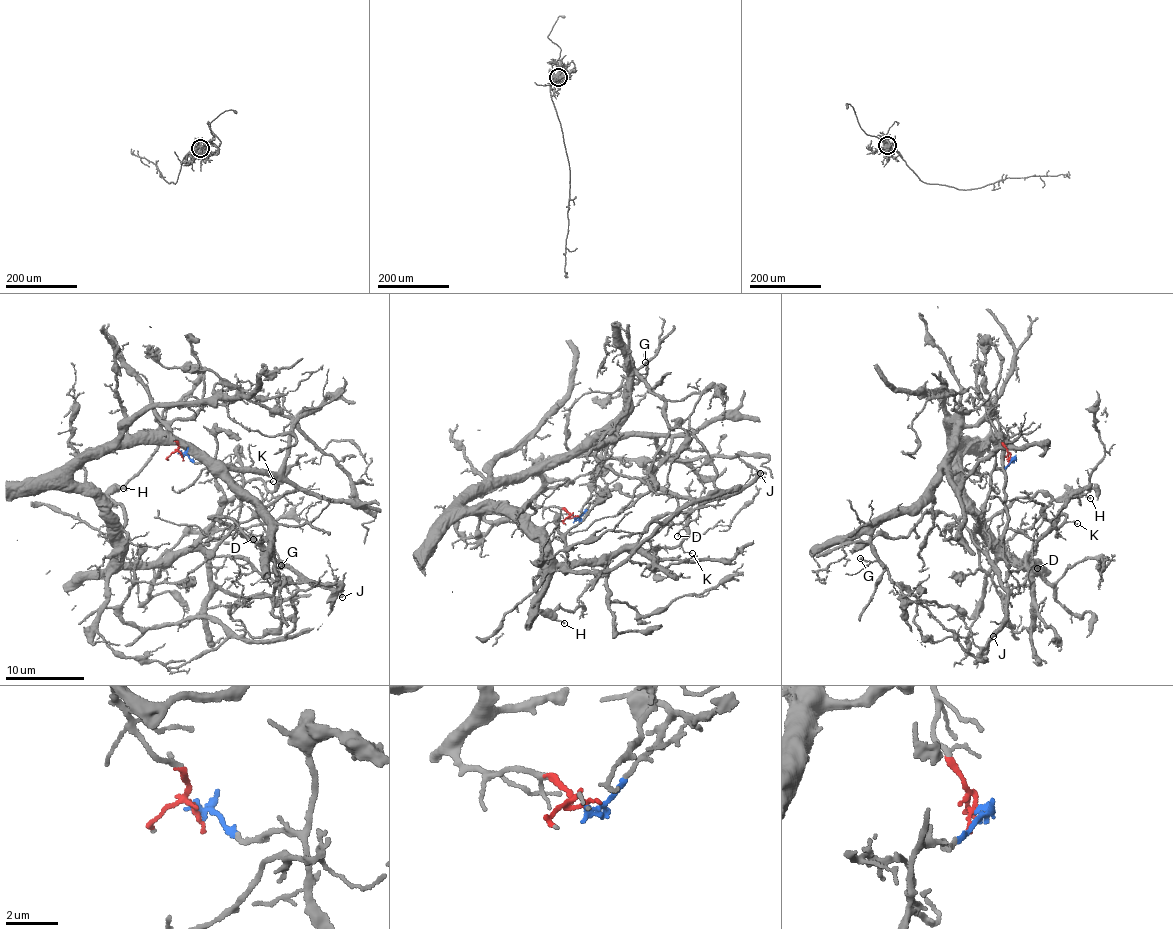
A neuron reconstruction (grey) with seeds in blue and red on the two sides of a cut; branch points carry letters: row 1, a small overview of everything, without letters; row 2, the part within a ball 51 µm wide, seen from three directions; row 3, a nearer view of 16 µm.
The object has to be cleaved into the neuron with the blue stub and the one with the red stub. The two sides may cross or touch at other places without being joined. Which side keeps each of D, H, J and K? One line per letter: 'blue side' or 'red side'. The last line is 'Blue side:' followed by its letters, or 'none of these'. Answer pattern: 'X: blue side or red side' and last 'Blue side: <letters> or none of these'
D: blue side
H: red side
J: blue side
K: red side
Blue side: D, J

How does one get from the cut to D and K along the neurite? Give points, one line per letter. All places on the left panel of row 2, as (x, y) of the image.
D: (179, 452), (197, 462), (215, 465), (215, 482), (223, 491), (220, 519), (280, 561), (267, 534), (252, 539)
K: (179, 452), (156, 418), (161, 439), (108, 447), (73, 473), (123, 566), (188, 550), (247, 483), (272, 481)

